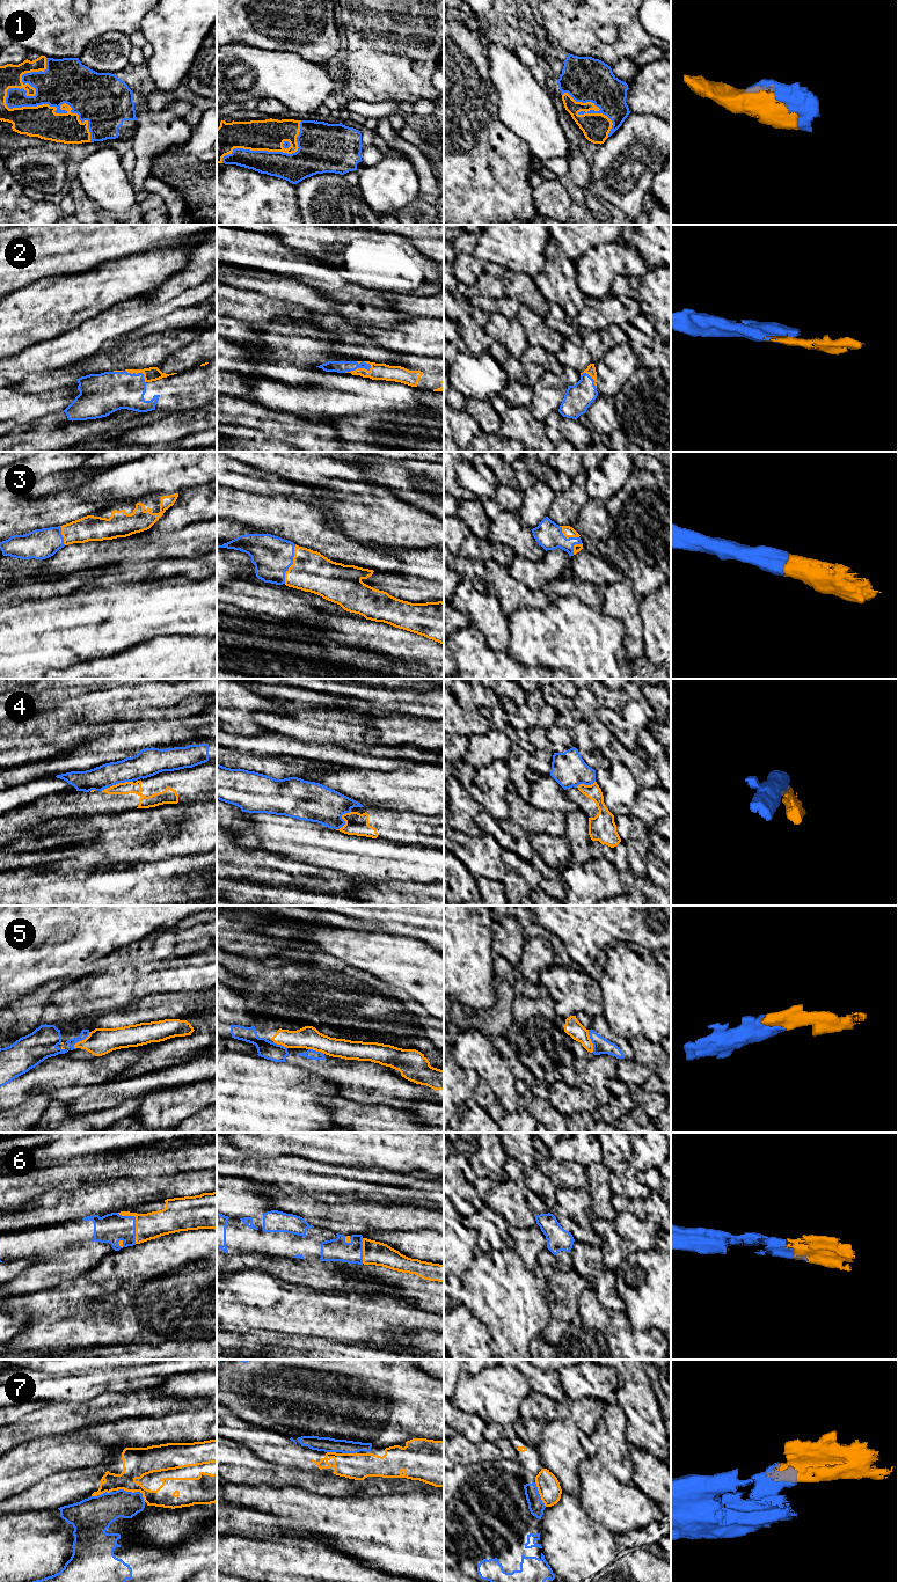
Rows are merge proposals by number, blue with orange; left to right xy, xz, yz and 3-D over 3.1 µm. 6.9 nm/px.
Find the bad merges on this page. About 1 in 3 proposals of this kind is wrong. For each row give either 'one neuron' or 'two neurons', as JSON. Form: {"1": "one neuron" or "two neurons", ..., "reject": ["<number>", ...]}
{"1": "one neuron", "2": "one neuron", "3": "one neuron", "4": "two neurons", "5": "two neurons", "6": "one neuron", "7": "two neurons", "reject": ["4", "5", "7"]}

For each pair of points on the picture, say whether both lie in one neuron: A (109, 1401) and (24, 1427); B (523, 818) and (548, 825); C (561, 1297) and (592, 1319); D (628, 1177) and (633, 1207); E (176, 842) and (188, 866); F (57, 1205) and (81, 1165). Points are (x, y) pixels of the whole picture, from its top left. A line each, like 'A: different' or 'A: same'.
A: same
B: same
C: different
D: different
E: different
F: different

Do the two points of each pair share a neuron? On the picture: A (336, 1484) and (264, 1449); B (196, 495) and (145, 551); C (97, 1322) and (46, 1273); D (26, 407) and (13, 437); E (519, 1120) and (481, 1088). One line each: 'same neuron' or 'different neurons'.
A: different neurons
B: different neurons
C: different neurons
D: different neurons
E: same neuron

